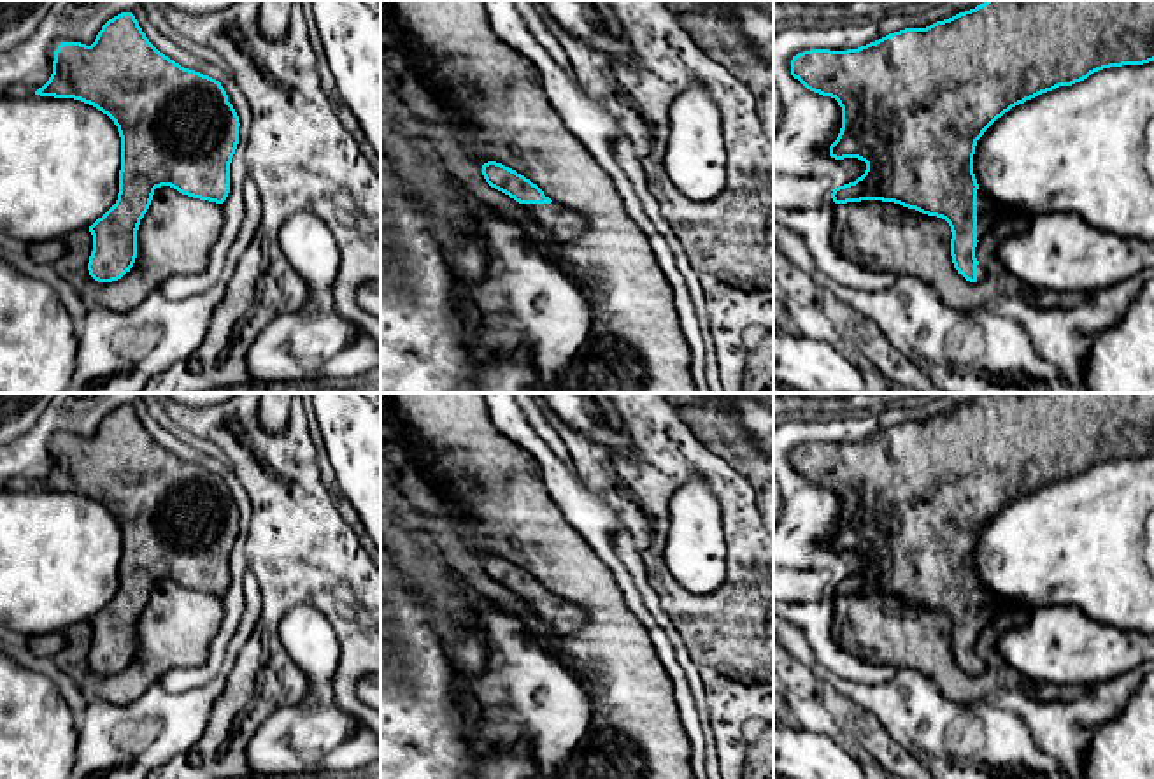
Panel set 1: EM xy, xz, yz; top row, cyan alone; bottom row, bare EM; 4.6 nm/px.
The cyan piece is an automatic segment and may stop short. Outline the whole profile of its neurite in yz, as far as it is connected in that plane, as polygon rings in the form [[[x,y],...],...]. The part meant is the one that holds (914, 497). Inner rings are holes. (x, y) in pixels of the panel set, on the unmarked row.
[[[986,393],[926,421],[905,421],[858,442],[798,446],[791,453],[791,468],[807,482],[835,491],[842,500],[842,521],[830,539],[830,549],[866,556],[861,570],[833,582],[833,595],[894,595],[945,612],[952,625],[954,661],[966,674],[977,675],[986,670],[975,651],[977,635],[1000,611],[1012,607],[987,591],[977,577],[977,533],[998,511],[1026,493],[1080,475],[1103,461],[1149,454],[1154,454],[1154,393]]]

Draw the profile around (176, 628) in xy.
[[[161,579],[154,582],[151,598],[140,612],[135,656],[121,672],[98,675],[89,668],[89,621],[65,628],[65,647],[53,658],[93,698],[126,705],[160,683],[165,672],[200,667],[209,656],[223,616],[221,597]]]

